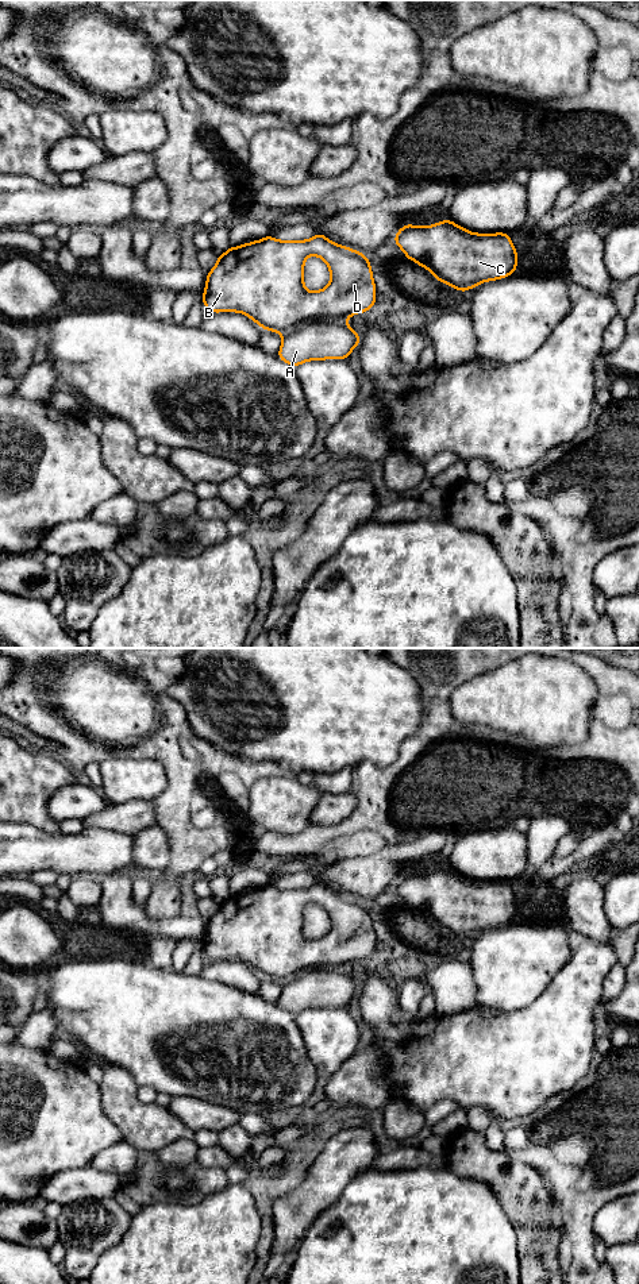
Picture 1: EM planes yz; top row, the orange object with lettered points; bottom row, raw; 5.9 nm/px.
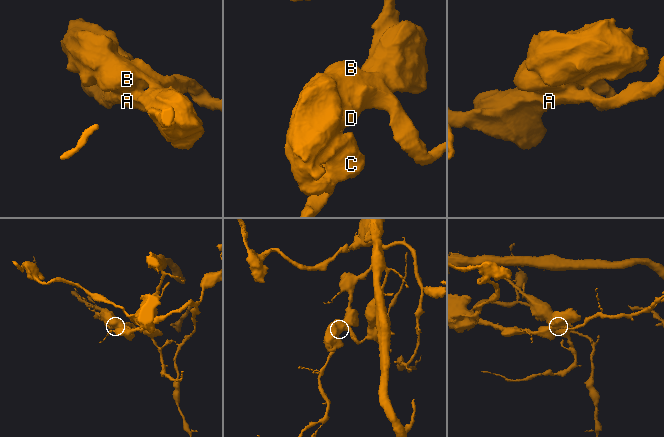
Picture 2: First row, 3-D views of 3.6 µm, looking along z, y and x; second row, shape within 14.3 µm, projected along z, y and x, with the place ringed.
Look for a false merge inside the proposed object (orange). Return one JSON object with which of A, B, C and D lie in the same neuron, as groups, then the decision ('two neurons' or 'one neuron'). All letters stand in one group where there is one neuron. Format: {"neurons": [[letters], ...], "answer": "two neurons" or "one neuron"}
{"neurons": [["A"], ["B", "C", "D"]], "answer": "two neurons"}

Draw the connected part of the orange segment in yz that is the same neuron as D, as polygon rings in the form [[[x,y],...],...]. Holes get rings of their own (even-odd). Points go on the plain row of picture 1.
[[[320,880],[308,888],[277,888],[269,883],[261,888],[230,895],[218,905],[218,911],[207,922],[203,941],[203,953],[212,961],[239,960],[263,978],[278,982],[293,979],[313,968],[346,969],[355,961],[365,961],[374,952],[376,933],[369,906],[359,899],[331,890]],[[309,903],[322,906],[331,921],[330,932],[317,940],[309,940],[304,936],[304,910]]]

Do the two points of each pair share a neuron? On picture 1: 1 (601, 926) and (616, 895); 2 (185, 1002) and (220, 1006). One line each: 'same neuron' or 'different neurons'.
1: different neurons
2: same neuron

